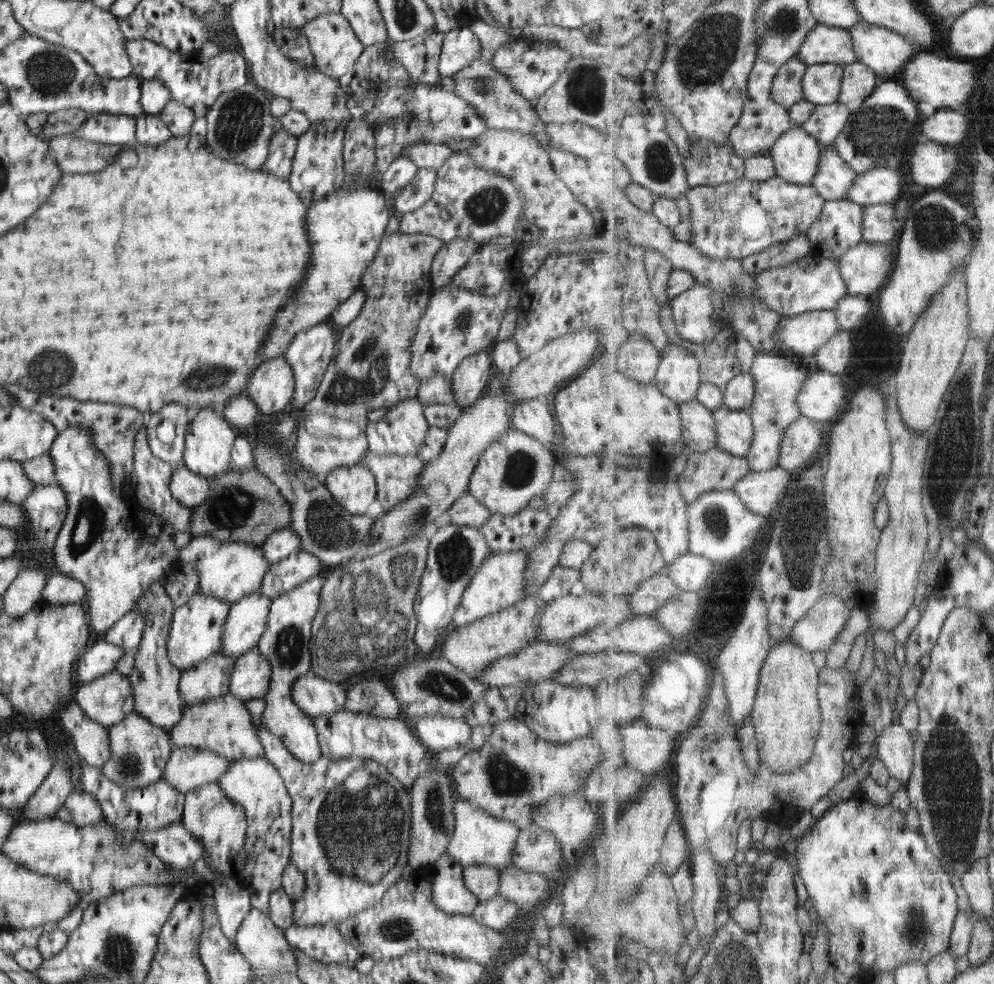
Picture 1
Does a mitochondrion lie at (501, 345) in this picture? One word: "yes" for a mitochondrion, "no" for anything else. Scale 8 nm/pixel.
no

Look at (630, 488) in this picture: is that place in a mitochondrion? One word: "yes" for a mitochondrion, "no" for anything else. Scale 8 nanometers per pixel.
no

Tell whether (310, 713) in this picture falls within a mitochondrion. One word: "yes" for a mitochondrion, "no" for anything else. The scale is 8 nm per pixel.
no

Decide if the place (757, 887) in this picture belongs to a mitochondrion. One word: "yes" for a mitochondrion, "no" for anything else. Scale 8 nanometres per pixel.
no

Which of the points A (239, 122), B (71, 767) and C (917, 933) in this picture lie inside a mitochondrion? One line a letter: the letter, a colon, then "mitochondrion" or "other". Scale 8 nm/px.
A: mitochondrion
B: other
C: mitochondrion

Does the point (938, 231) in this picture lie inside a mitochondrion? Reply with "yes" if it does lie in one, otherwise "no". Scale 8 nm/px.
yes

